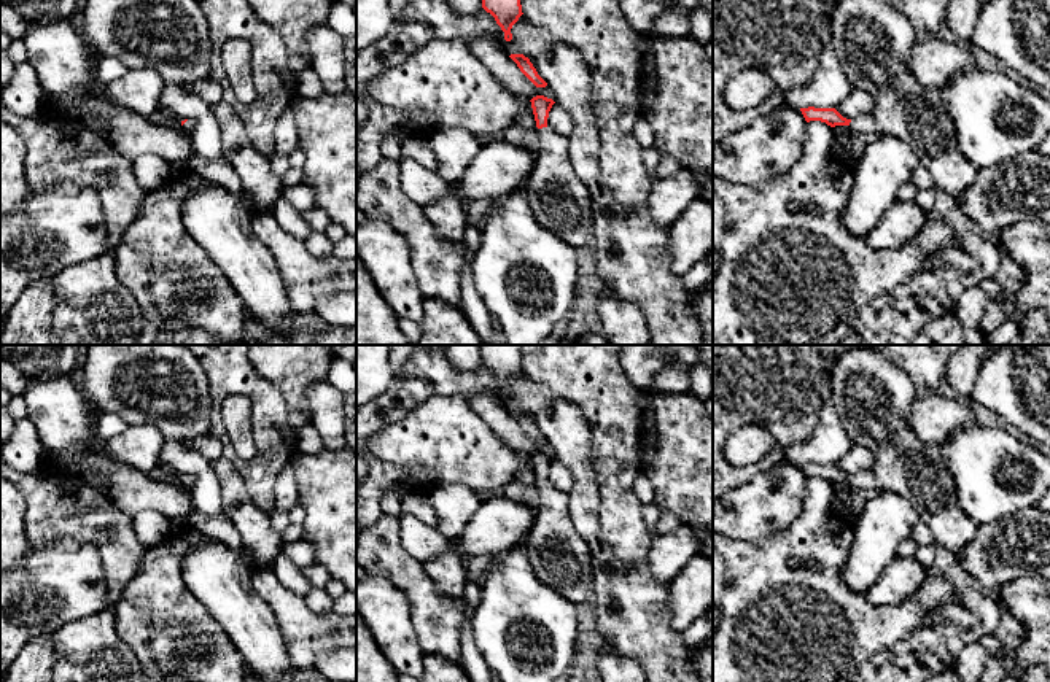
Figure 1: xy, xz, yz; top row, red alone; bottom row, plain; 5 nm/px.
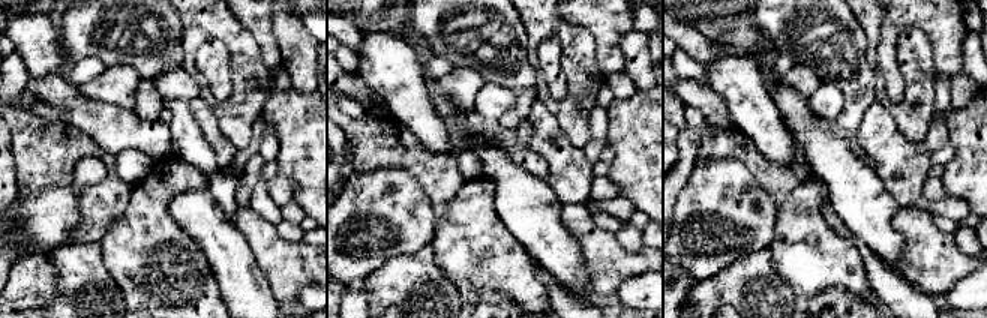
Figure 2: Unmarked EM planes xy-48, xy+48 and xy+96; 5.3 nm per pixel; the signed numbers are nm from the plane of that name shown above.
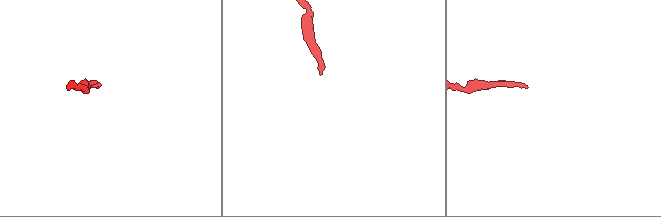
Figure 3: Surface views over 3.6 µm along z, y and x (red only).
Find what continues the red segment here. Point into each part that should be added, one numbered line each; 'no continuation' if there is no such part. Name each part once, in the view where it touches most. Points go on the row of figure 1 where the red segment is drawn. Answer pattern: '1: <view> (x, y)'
1: xz (560, 202)

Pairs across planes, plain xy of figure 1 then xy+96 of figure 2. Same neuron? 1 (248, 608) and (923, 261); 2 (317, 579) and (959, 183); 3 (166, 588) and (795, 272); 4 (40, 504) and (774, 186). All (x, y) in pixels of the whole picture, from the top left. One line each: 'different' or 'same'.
1: different
2: different
3: same
4: same

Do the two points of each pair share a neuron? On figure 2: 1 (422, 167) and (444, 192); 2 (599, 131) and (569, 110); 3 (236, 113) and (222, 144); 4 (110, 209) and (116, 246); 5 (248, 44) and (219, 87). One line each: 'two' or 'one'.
1: one
2: two
3: two
4: two
5: two

